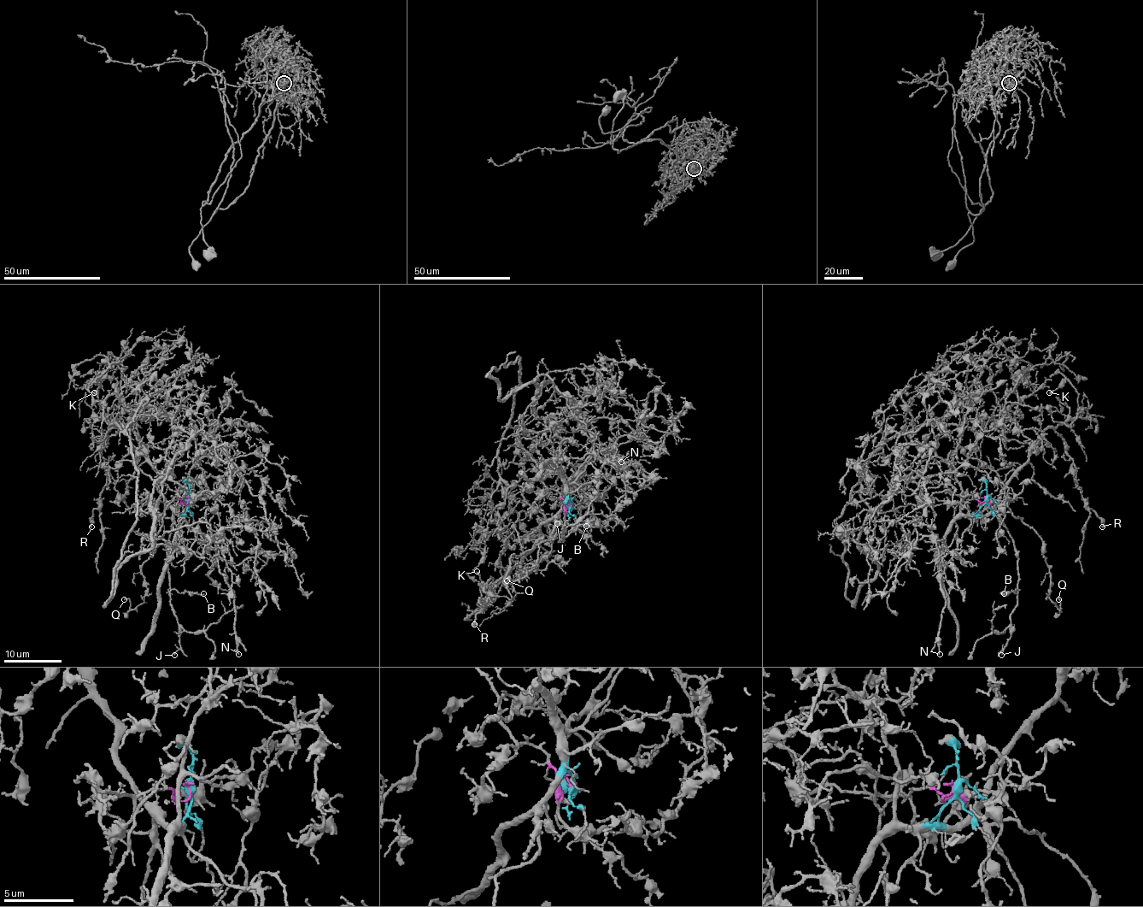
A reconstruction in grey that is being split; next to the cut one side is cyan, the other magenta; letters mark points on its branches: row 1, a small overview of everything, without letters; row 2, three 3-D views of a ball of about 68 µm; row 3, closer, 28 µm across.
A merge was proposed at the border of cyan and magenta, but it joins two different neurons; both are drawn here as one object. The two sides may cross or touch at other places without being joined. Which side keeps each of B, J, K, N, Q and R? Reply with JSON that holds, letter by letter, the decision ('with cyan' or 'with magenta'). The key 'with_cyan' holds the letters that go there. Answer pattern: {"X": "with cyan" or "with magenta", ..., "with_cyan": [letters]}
{"B": "with cyan", "J": "with cyan", "K": "with cyan", "N": "with cyan", "Q": "with cyan", "R": "with cyan", "with_cyan": ["B", "J", "K", "N", "Q", "R"]}

